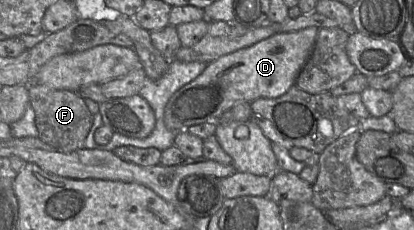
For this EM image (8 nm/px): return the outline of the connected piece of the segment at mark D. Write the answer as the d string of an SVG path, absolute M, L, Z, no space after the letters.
M308 27L293 32L277 32L246 48L223 55L207 64L204 71L177 90L164 110L164 122L175 132L218 119L237 102L258 98L277 98L293 85L309 59L319 28Z

